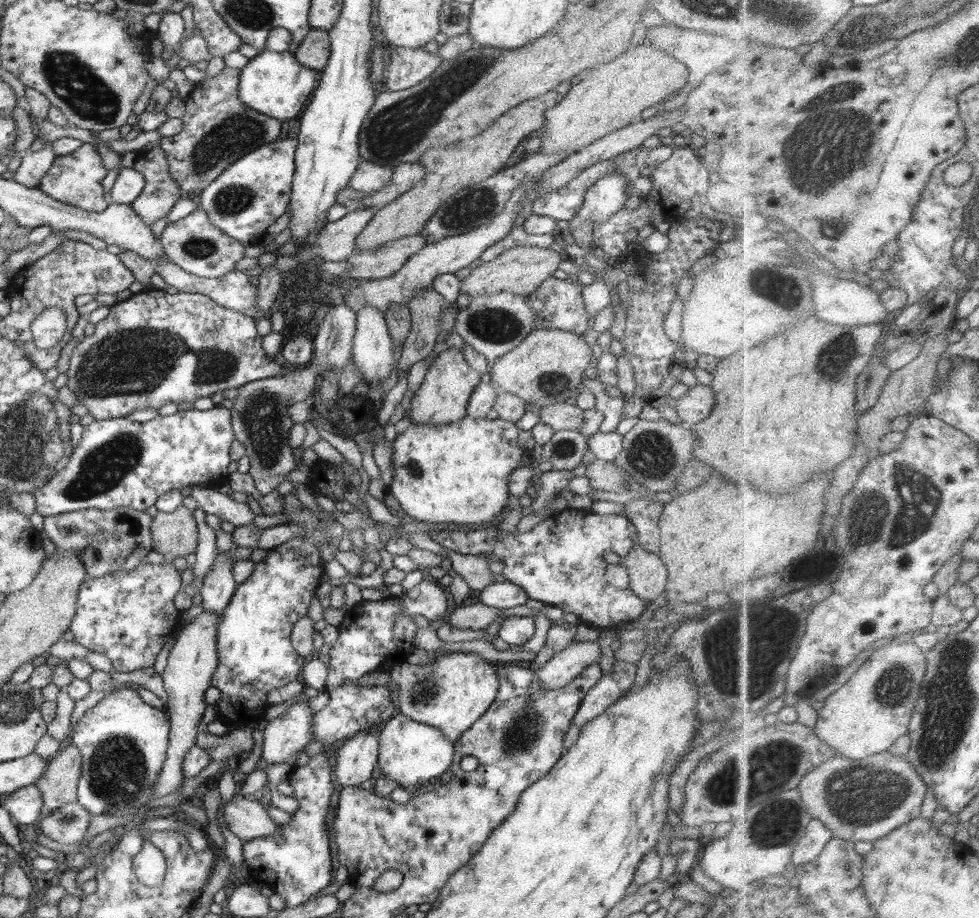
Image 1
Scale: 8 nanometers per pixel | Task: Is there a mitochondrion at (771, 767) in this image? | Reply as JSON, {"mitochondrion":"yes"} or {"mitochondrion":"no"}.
{"mitochondrion":"yes"}

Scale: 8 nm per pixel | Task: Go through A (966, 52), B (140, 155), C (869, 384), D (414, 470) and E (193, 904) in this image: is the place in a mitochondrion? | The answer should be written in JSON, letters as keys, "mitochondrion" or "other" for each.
{"A":"mitochondrion","B":"other","C":"mitochondrion","D":"mitochondrion","E":"other"}

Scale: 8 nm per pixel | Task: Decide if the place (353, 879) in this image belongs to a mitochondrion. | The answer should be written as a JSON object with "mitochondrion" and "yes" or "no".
{"mitochondrion":"no"}

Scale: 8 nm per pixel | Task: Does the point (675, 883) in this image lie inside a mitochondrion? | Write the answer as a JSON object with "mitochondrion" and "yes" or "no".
{"mitochondrion":"no"}

